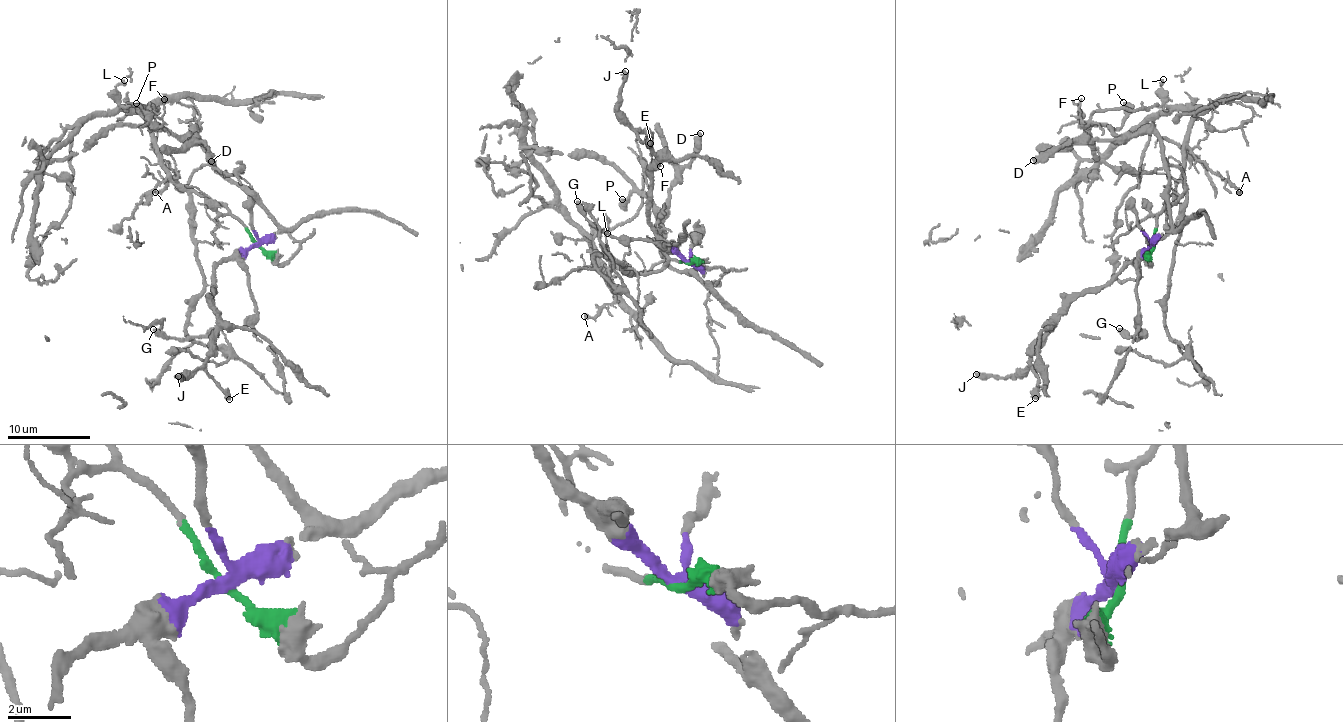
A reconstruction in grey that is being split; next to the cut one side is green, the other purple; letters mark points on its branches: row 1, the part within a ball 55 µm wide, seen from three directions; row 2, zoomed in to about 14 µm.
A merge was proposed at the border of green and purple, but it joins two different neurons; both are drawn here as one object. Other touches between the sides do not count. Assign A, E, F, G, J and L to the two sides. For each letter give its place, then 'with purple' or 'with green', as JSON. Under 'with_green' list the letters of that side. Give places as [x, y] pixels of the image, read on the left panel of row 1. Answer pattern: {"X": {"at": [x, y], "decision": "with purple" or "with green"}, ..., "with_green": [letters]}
{"A": {"at": [155, 192], "decision": "with green"}, "E": {"at": [229, 399], "decision": "with purple"}, "F": {"at": [164, 99], "decision": "with green"}, "G": {"at": [153, 329], "decision": "with purple"}, "J": {"at": [178, 376], "decision": "with purple"}, "L": {"at": [124, 80], "decision": "with green"}, "with_green": ["A", "F", "L"]}

